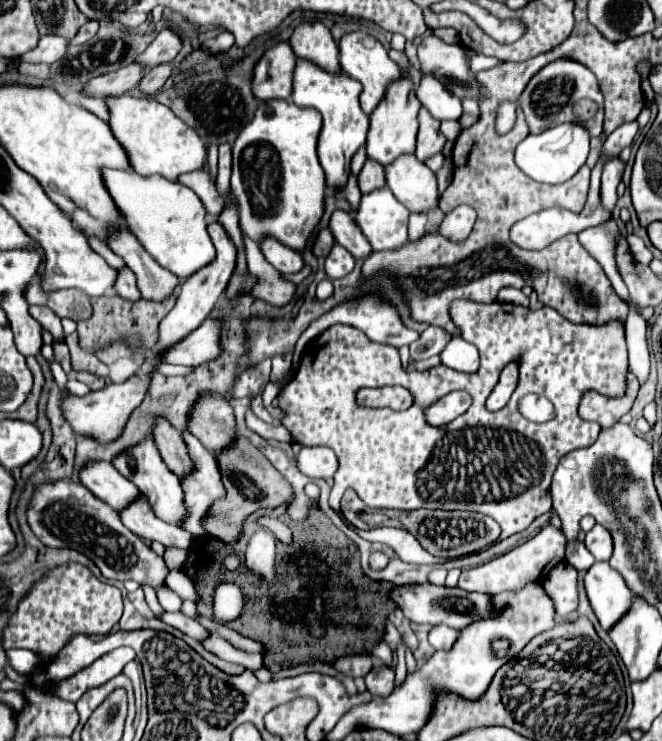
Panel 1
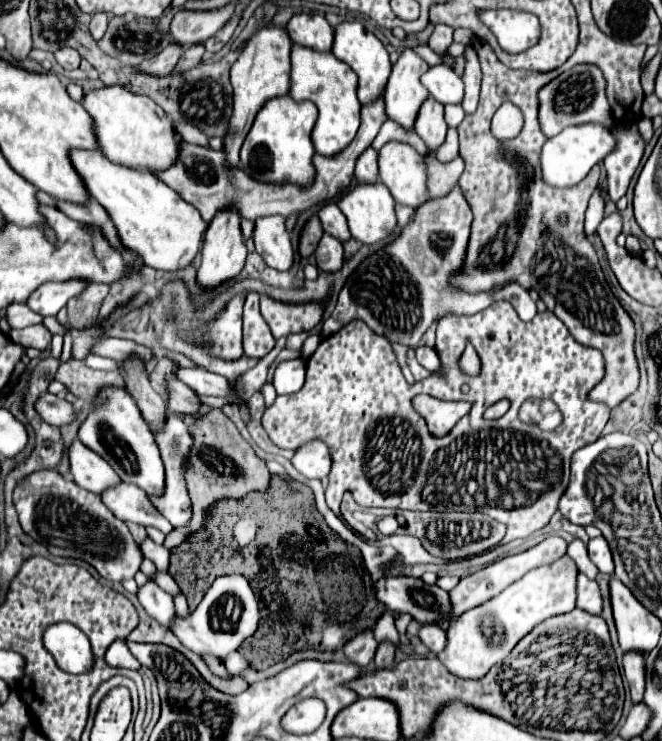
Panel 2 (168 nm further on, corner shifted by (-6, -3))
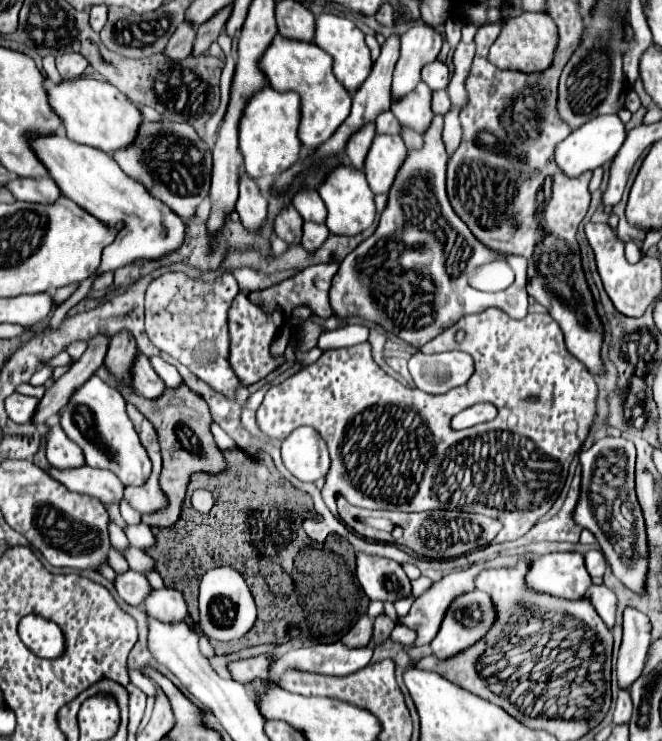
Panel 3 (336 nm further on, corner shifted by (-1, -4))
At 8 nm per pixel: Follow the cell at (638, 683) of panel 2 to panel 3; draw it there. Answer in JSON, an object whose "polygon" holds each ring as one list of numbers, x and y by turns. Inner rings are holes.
{"polygon":[[619,691,615,713,613,713,613,725,629,723,629,719,631,719,631,697,629,697,629,691]]}

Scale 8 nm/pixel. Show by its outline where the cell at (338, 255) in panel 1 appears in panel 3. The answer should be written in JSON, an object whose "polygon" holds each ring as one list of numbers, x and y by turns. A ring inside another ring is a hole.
{"polygon":[[303,223,303,247,307,251,315,251,317,247,323,245,323,241,329,237,329,231,325,225,319,225,319,223]]}

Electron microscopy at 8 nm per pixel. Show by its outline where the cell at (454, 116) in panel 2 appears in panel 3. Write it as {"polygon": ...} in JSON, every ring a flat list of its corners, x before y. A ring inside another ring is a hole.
{"polygon":[[433,91,431,109,433,109,433,113,437,113,437,115,445,115,445,113,451,109,451,101,449,101,447,91]]}

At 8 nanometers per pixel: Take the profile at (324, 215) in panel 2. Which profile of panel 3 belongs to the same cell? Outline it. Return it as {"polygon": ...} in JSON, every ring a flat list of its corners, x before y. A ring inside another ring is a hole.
{"polygon":[[303,187,297,189,291,195,291,203,293,207,299,211,299,215,303,217,303,221,313,221,313,223,325,223,327,217,327,209,323,207,323,201,319,199,319,193,311,187]]}

